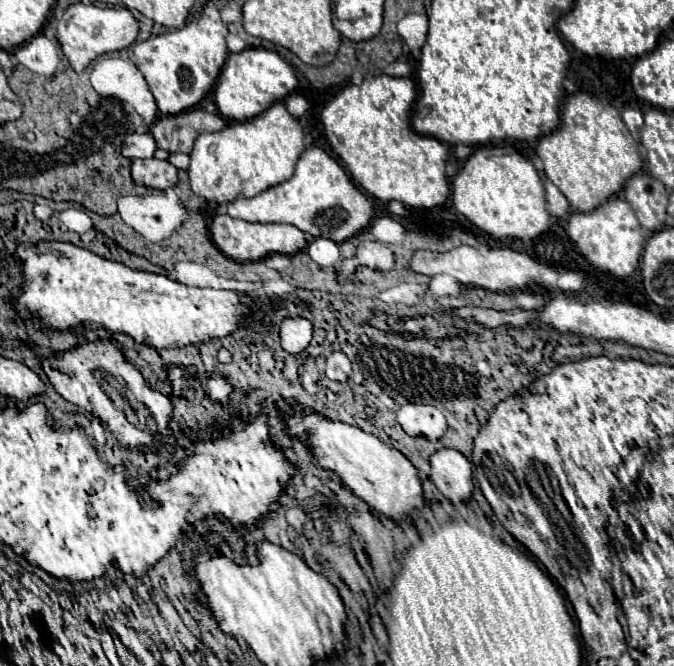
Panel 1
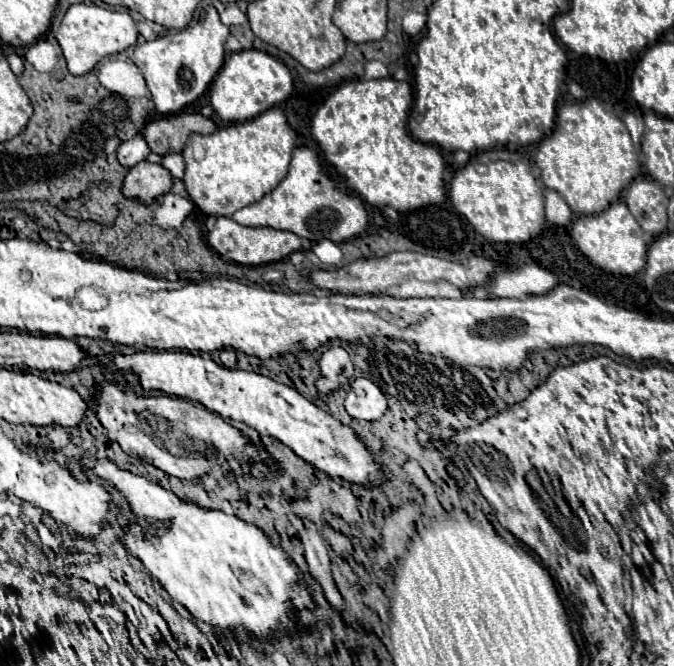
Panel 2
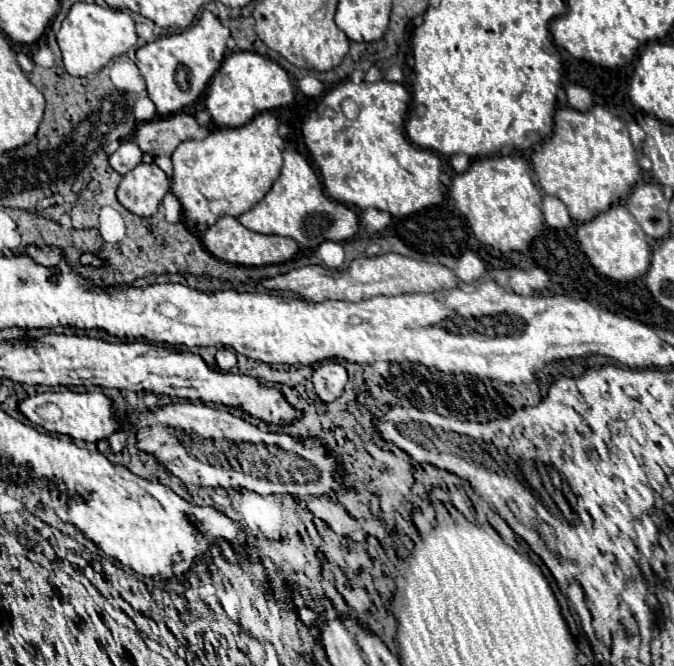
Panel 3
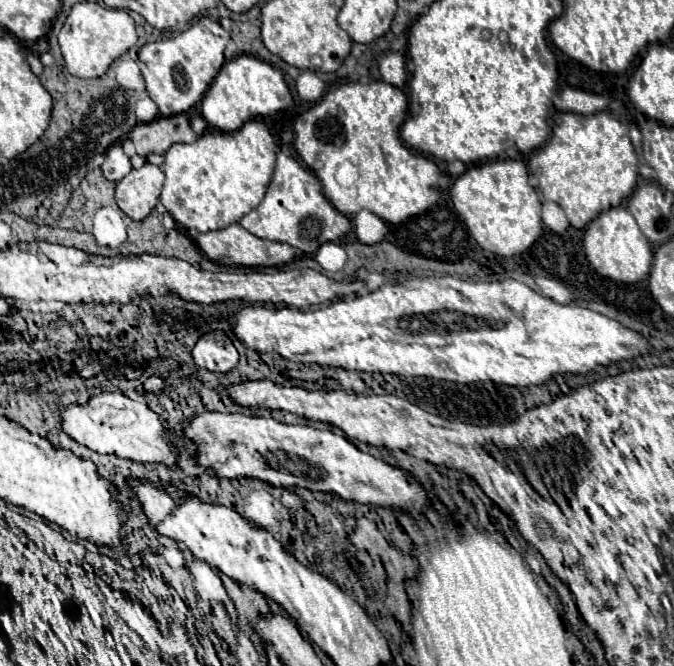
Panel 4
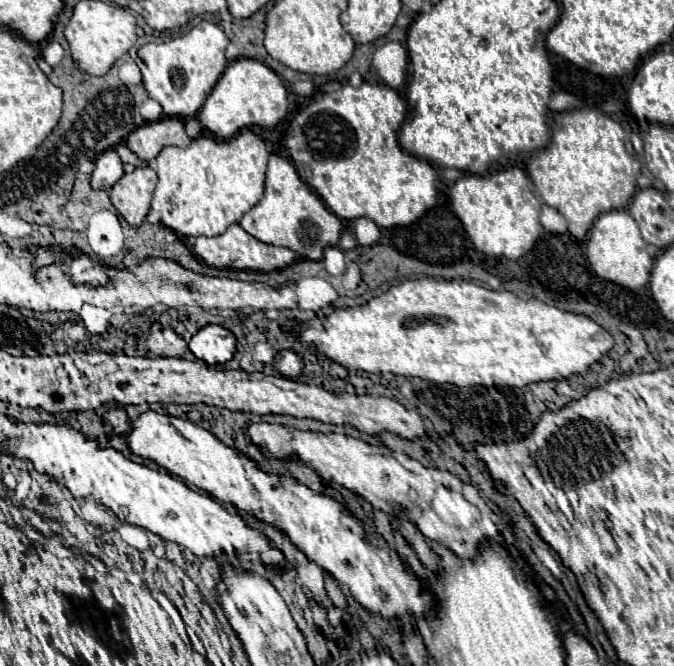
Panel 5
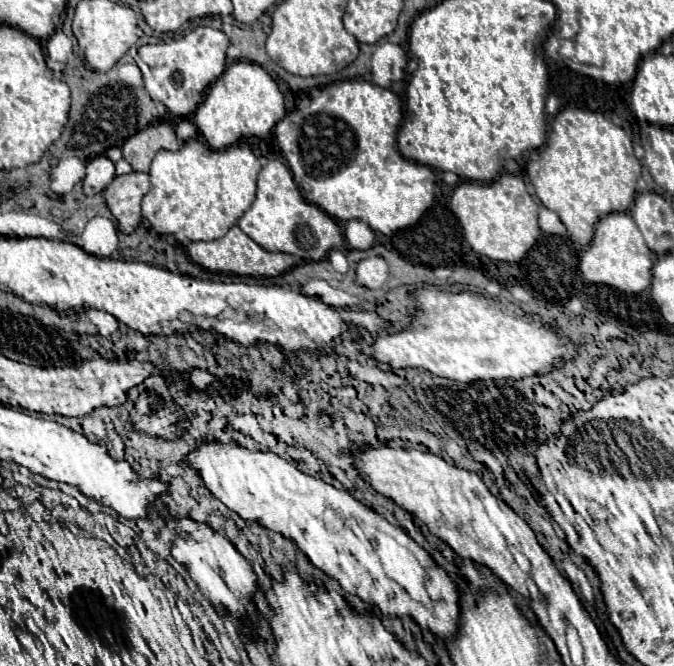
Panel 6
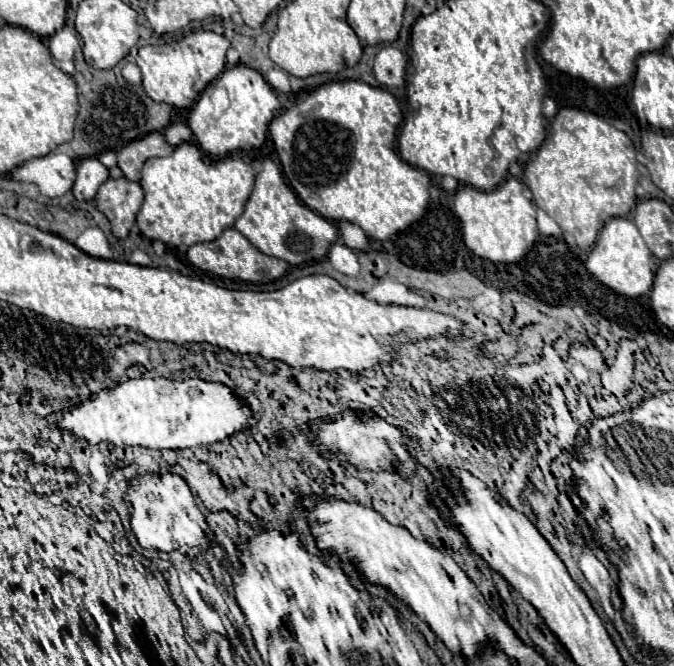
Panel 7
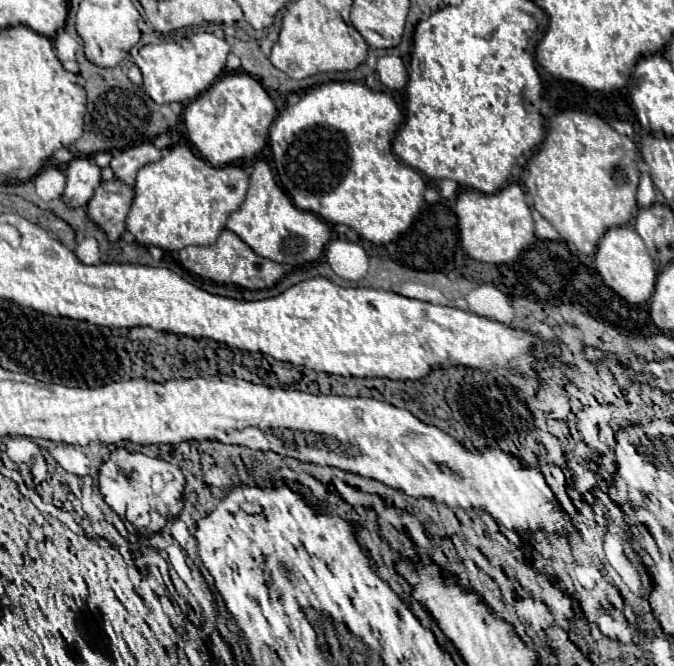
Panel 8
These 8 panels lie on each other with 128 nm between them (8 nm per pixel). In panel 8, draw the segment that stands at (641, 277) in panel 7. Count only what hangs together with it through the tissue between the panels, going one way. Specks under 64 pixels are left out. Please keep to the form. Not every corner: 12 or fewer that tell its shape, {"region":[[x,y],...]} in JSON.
{"region":[[610,228],[594,266],[630,304],[654,292],[654,262],[634,228]]}

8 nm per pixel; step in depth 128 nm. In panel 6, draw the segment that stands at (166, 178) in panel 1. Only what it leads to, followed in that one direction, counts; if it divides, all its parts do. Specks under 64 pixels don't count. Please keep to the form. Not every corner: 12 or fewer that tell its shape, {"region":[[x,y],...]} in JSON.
{"region":[[146,172],[116,176],[104,190],[120,230],[142,222],[142,198],[150,192]]}

